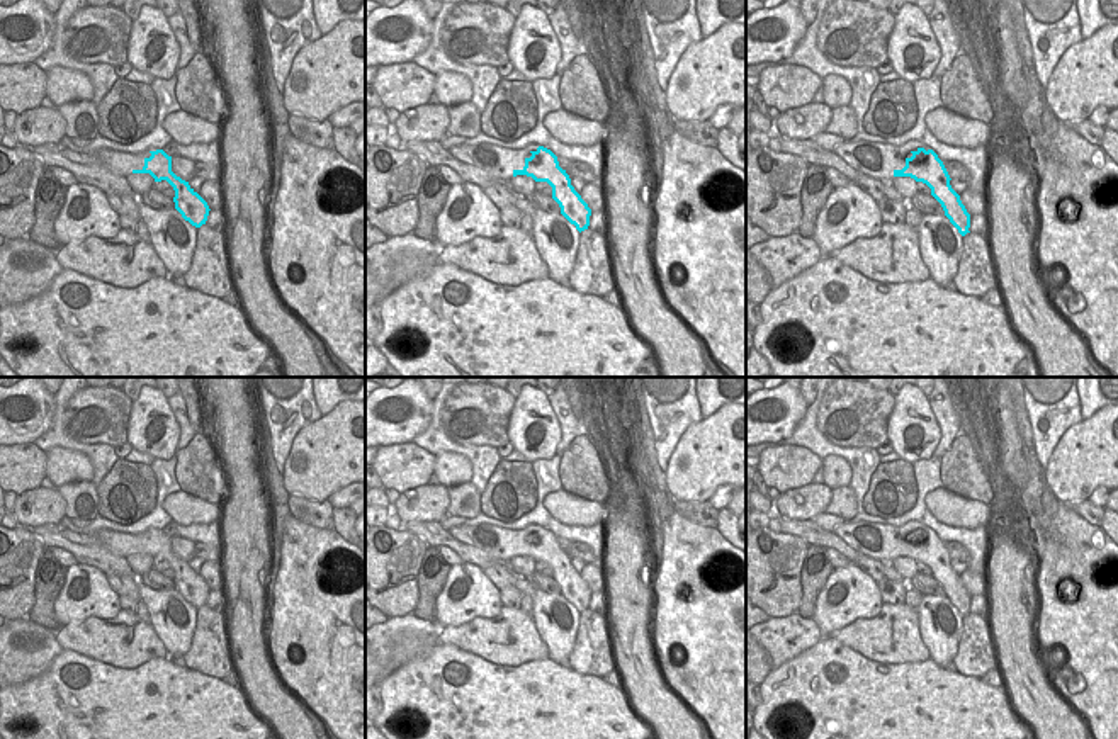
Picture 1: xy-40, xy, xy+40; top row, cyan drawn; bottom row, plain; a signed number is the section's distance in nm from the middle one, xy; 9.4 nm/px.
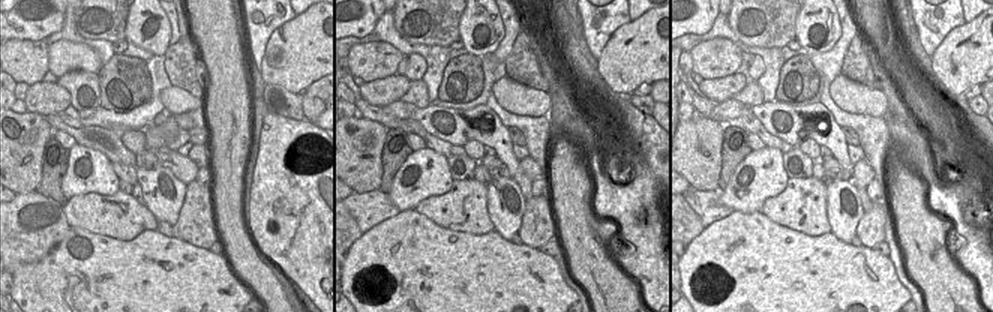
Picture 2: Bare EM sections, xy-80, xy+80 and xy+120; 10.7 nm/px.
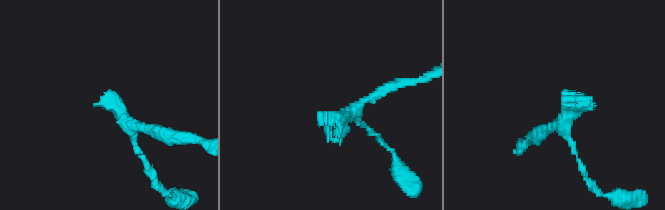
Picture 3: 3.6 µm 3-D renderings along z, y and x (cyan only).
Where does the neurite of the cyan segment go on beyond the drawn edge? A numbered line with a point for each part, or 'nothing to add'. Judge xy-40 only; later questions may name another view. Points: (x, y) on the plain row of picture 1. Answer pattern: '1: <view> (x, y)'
1: xy-40 (119, 544)

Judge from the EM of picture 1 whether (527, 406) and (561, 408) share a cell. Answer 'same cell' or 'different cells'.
different cells

